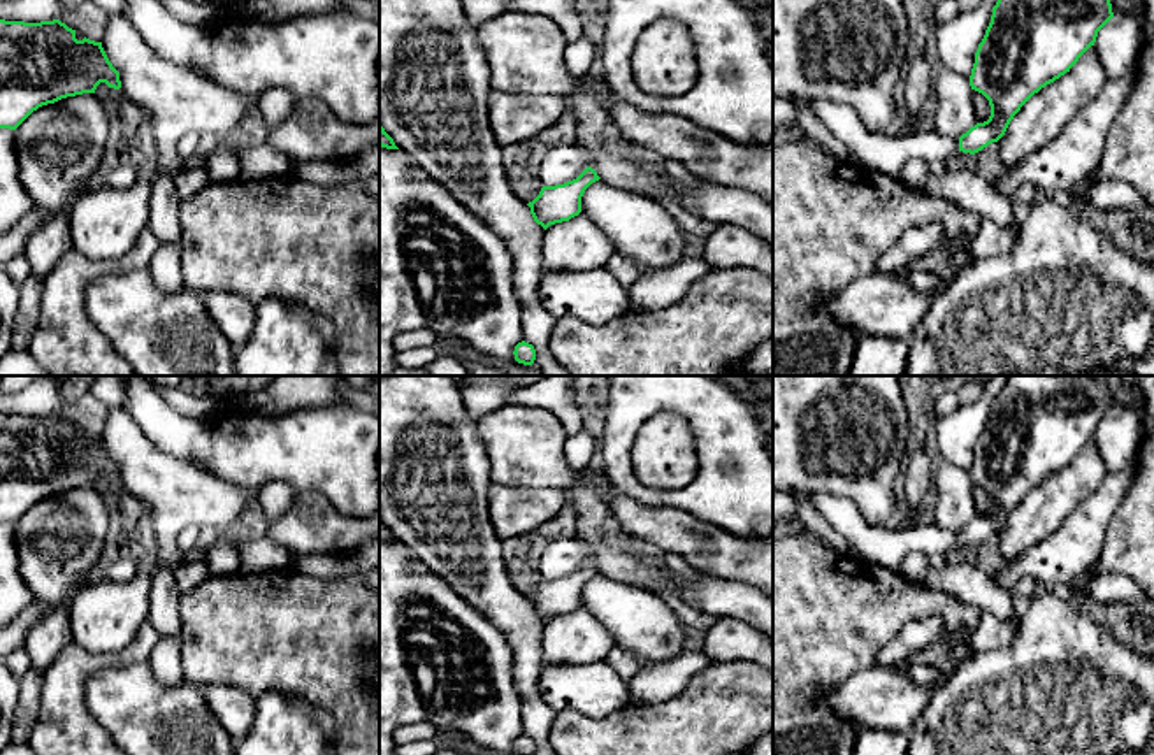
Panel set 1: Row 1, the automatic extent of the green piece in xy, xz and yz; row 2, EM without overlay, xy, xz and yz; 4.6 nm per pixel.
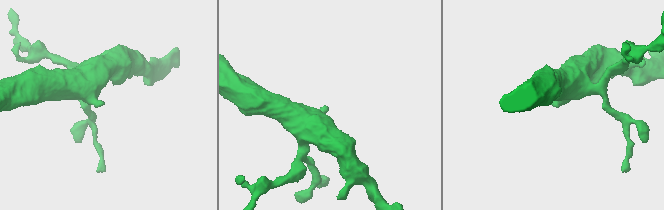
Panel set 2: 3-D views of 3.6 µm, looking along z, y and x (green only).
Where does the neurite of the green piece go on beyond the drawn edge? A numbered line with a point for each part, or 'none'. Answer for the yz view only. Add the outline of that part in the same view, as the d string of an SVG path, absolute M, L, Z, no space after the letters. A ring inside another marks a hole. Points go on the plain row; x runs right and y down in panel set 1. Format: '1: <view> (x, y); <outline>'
1: yz (882, 546); M789 490L787 493L817 509L857 550L862 560L891 571L899 571L903 558L910 551L920 551L929 557L959 544L959 532L941 528L934 523L908 525L898 530L871 527L845 497L801 493L796 490Z

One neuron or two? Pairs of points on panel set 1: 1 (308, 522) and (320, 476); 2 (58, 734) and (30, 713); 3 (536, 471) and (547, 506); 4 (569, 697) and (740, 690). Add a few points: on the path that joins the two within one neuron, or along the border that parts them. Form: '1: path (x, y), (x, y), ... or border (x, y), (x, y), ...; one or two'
1: border (297, 492), (320, 492), (341, 513), (350, 515); two
2: border (43, 678), (41, 711), (28, 736); two
3: border (501, 483), (555, 487), (562, 492); two
4: border (631, 701), (603, 717), (591, 717); two

